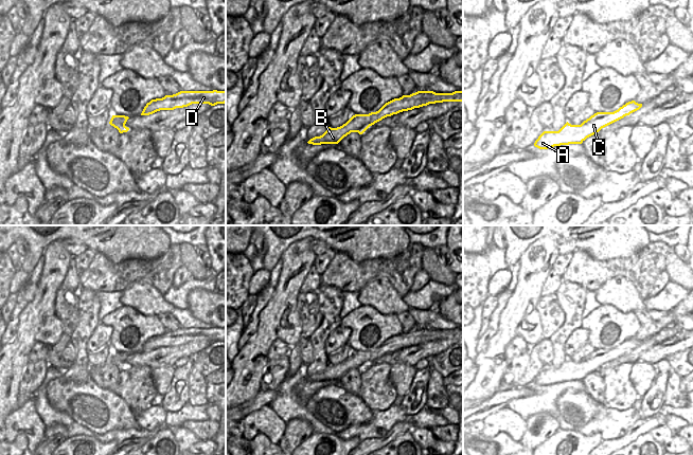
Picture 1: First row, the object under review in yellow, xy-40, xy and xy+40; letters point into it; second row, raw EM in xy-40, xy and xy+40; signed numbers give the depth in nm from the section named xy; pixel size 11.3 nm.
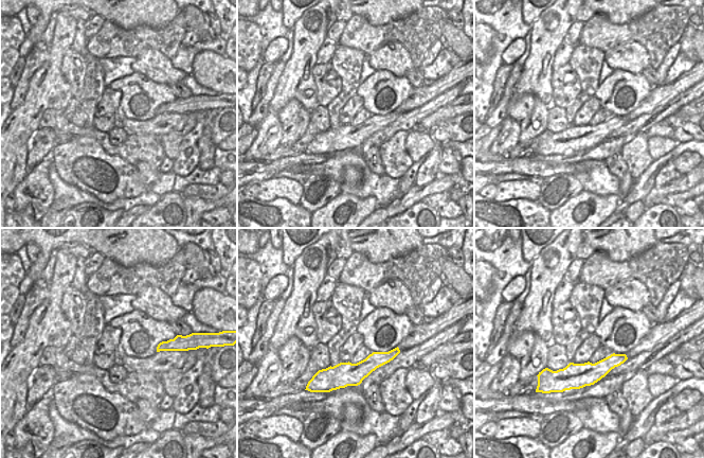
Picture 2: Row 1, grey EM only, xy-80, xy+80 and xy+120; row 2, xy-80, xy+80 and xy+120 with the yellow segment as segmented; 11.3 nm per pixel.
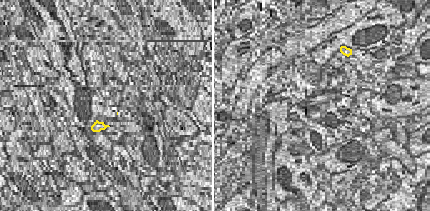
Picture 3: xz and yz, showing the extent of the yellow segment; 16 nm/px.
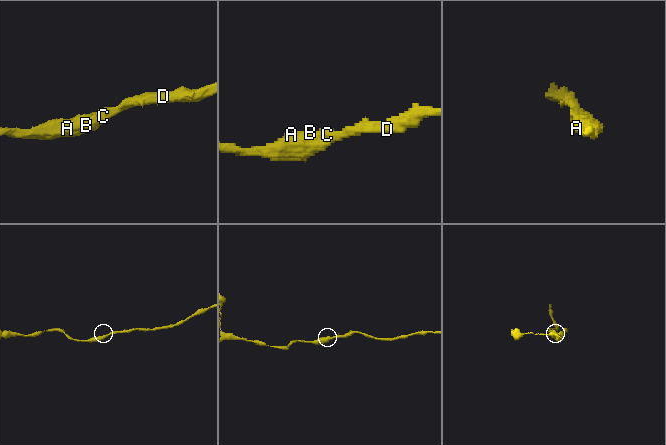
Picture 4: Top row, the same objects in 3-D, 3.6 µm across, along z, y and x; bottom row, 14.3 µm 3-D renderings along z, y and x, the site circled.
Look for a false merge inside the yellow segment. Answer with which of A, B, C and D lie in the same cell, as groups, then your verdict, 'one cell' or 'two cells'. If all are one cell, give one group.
A B C D; one cell

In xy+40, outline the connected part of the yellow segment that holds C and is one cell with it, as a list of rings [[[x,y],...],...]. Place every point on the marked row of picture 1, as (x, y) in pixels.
[[[632,101],[614,112],[597,112],[581,125],[571,125],[567,122],[558,131],[544,131],[535,141],[534,146],[548,149],[561,145],[582,144],[602,128],[629,115],[641,107],[642,104]]]

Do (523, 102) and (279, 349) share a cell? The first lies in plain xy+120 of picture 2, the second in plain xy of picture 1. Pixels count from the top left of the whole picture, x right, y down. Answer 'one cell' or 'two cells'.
one cell

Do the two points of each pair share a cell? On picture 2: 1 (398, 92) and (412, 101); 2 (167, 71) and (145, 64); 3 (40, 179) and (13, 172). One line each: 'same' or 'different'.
1: different
2: same
3: different

